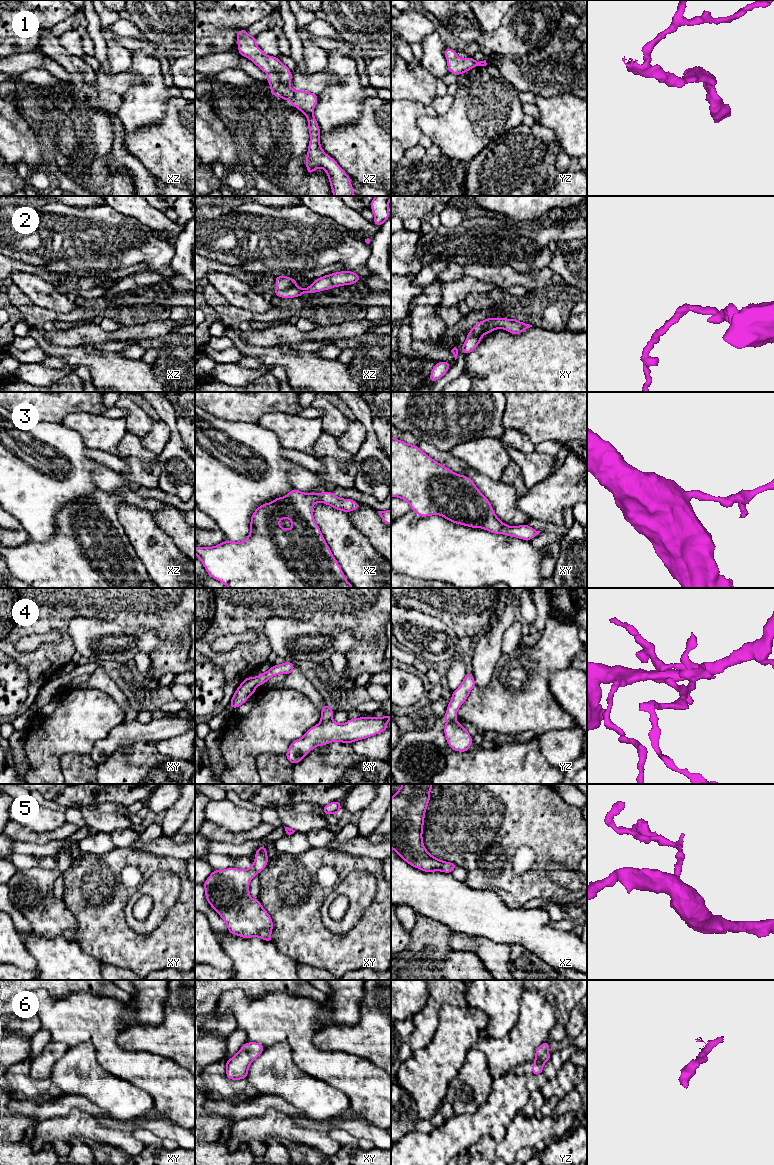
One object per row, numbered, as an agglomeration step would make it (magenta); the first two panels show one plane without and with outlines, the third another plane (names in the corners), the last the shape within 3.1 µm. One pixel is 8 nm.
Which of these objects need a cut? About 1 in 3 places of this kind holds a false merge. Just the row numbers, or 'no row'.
2, 4

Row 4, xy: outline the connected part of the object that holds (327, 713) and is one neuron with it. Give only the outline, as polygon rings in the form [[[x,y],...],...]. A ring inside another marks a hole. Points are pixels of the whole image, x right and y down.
[[[326,703],[322,706],[320,721],[327,722],[332,719],[334,712]]]

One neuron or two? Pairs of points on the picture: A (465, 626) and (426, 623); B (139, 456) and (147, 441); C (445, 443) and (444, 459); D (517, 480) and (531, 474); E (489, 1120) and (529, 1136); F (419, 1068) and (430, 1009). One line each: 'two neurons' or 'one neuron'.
A: two neurons
B: two neurons
C: two neurons
D: two neurons
E: two neurons
F: two neurons

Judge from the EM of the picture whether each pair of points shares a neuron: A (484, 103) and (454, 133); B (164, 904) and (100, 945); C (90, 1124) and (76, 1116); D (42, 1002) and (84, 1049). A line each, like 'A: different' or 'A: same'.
A: same
B: different
C: same
D: different

